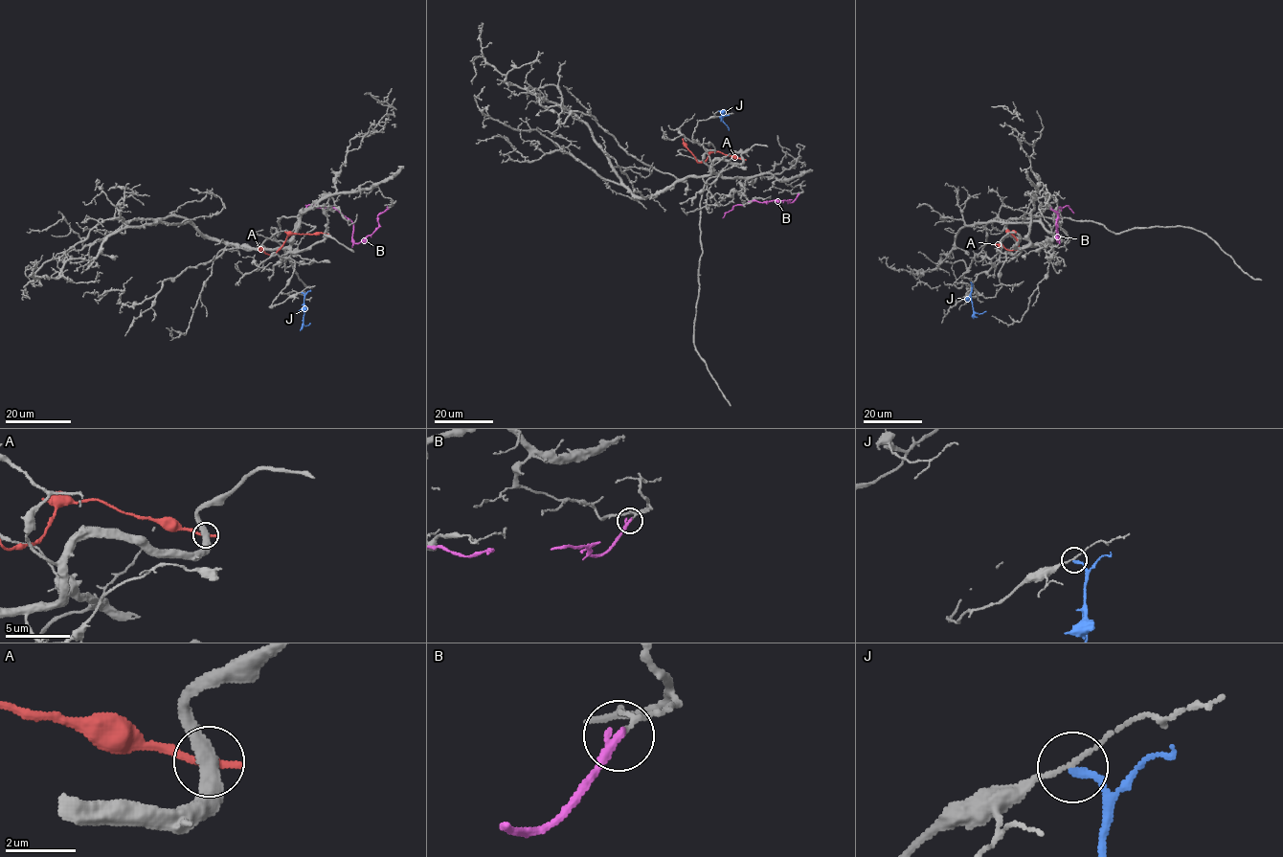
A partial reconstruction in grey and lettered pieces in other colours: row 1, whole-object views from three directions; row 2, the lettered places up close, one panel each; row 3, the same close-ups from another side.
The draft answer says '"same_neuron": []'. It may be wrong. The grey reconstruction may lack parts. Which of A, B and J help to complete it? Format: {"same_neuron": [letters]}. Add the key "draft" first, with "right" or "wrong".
{"draft": "right", "same_neuron": []}

